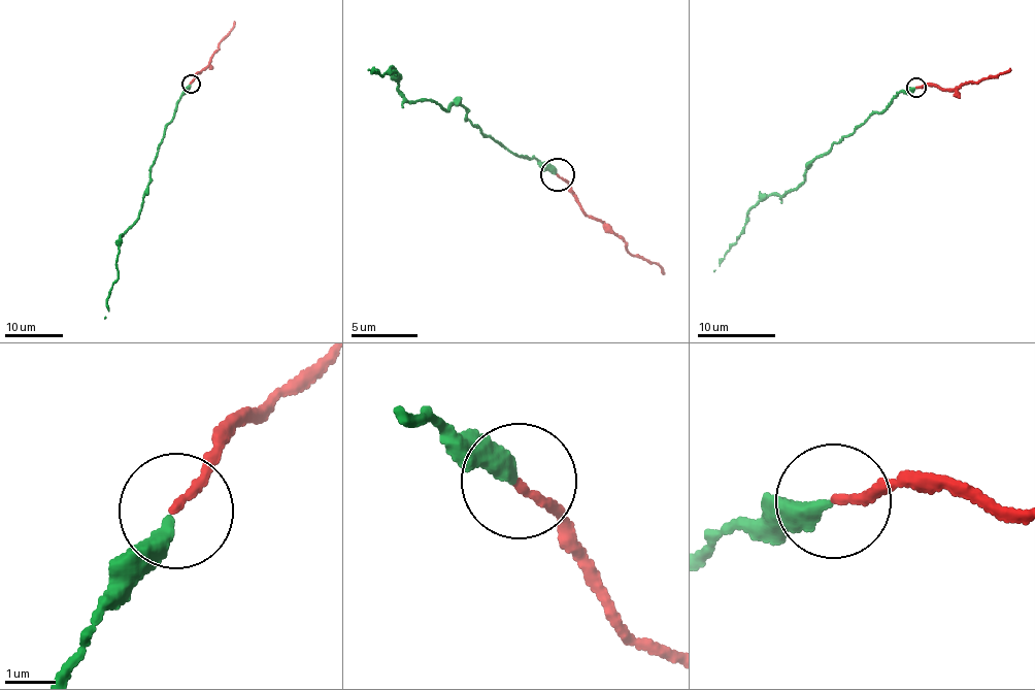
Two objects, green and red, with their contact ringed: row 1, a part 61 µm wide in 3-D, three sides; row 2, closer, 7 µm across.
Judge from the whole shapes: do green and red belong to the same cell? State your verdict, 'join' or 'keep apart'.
keep apart

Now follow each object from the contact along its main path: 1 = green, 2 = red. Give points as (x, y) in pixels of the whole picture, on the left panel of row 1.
1: (190, 84), (165, 127), (151, 168), (151, 182), (141, 210), (120, 238), (118, 277), (104, 318)
2: (191, 84), (194, 75), (205, 69), (235, 22)

